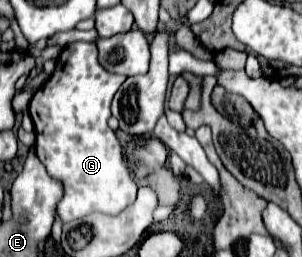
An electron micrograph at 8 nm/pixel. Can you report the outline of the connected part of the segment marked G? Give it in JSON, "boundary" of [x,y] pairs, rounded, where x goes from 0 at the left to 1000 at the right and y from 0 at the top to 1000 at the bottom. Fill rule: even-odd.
{"boundary":[[[238,163],[205,187],[179,288],[139,327],[139,342],[99,389],[99,451],[119,506],[119,599],[132,630],[152,646],[152,669],[205,708],[212,755],[185,802],[205,864],[238,864],[298,825],[391,833],[417,802],[430,802],[450,770],[457,716],[444,708],[424,646],[411,584],[384,537],[384,521],[358,498],[364,459],[364,397],[384,350],[404,335],[417,304],[391,288],[364,288],[325,241],[325,187],[305,163]]]}

